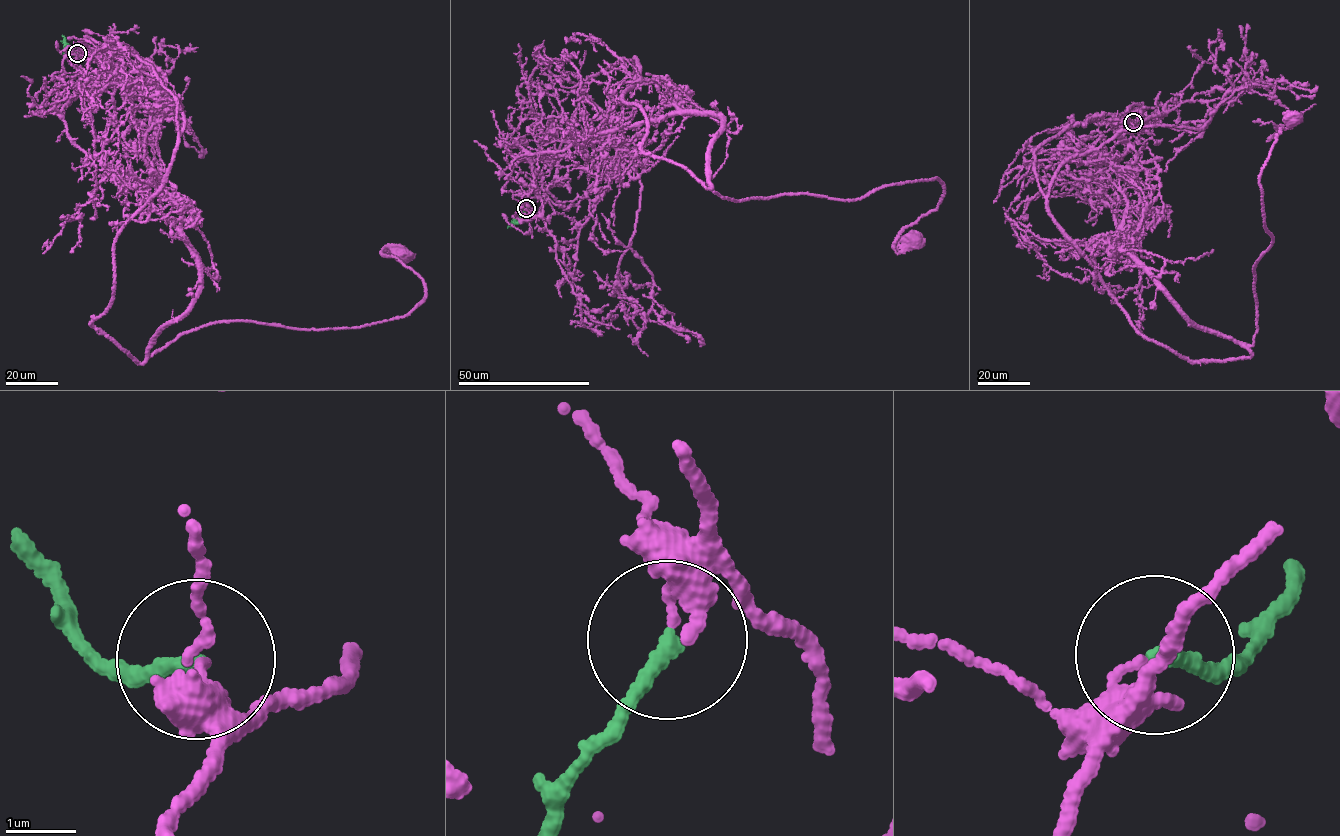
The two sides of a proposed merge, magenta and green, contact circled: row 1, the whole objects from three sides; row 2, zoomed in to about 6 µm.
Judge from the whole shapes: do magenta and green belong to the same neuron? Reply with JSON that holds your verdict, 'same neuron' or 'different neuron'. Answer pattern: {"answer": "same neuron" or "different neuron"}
{"answer": "different neuron"}

